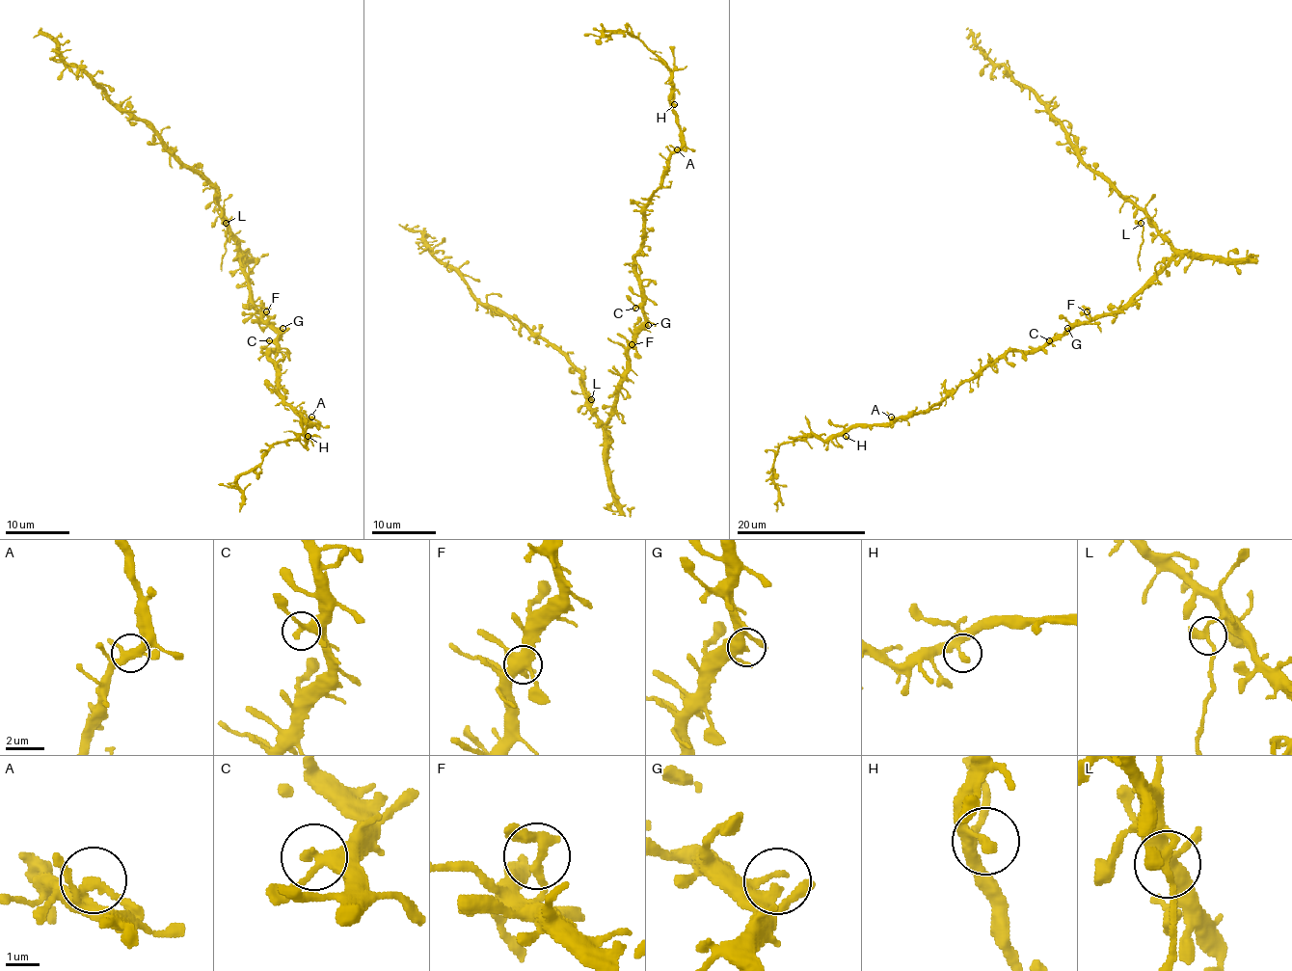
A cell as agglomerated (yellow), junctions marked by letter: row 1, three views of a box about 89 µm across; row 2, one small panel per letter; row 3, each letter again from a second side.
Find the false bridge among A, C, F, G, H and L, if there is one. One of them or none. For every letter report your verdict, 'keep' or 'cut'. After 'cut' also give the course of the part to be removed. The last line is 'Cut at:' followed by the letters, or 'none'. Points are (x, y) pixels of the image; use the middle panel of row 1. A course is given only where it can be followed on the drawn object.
A: keep
C: keep
F: keep
G: keep
H: keep
L: cut
Cut at: L

